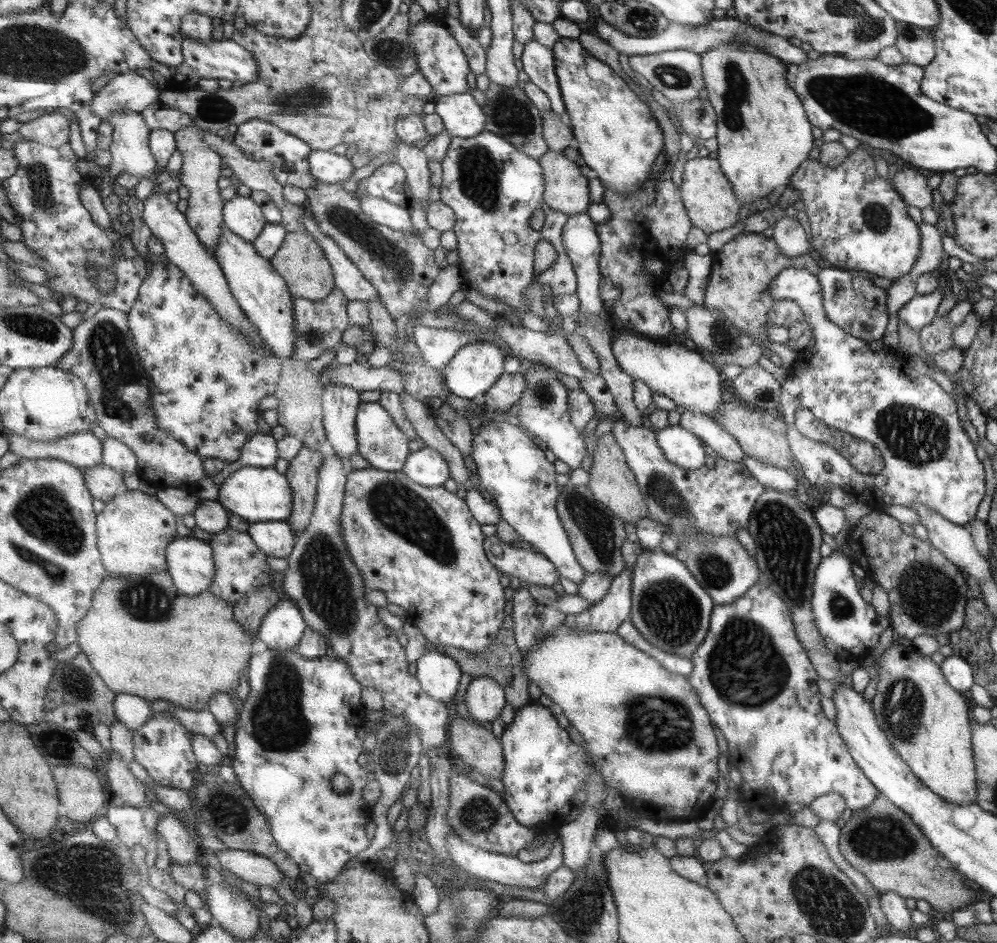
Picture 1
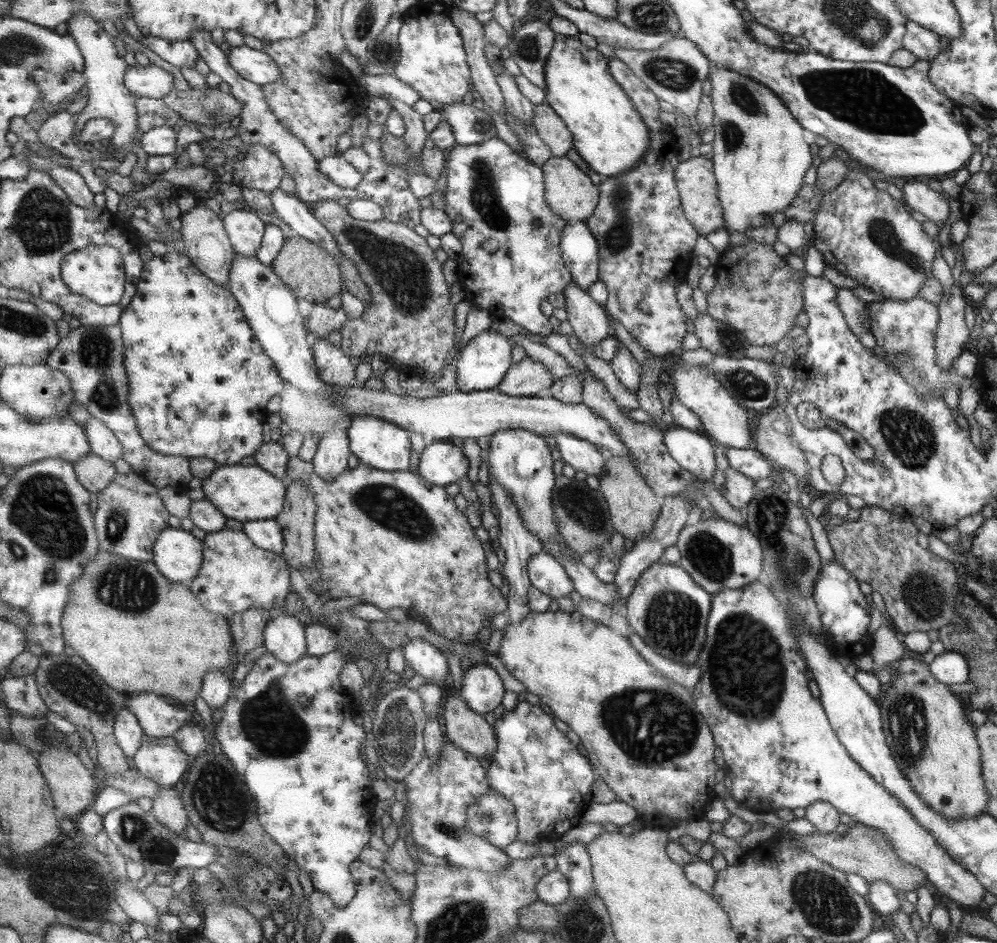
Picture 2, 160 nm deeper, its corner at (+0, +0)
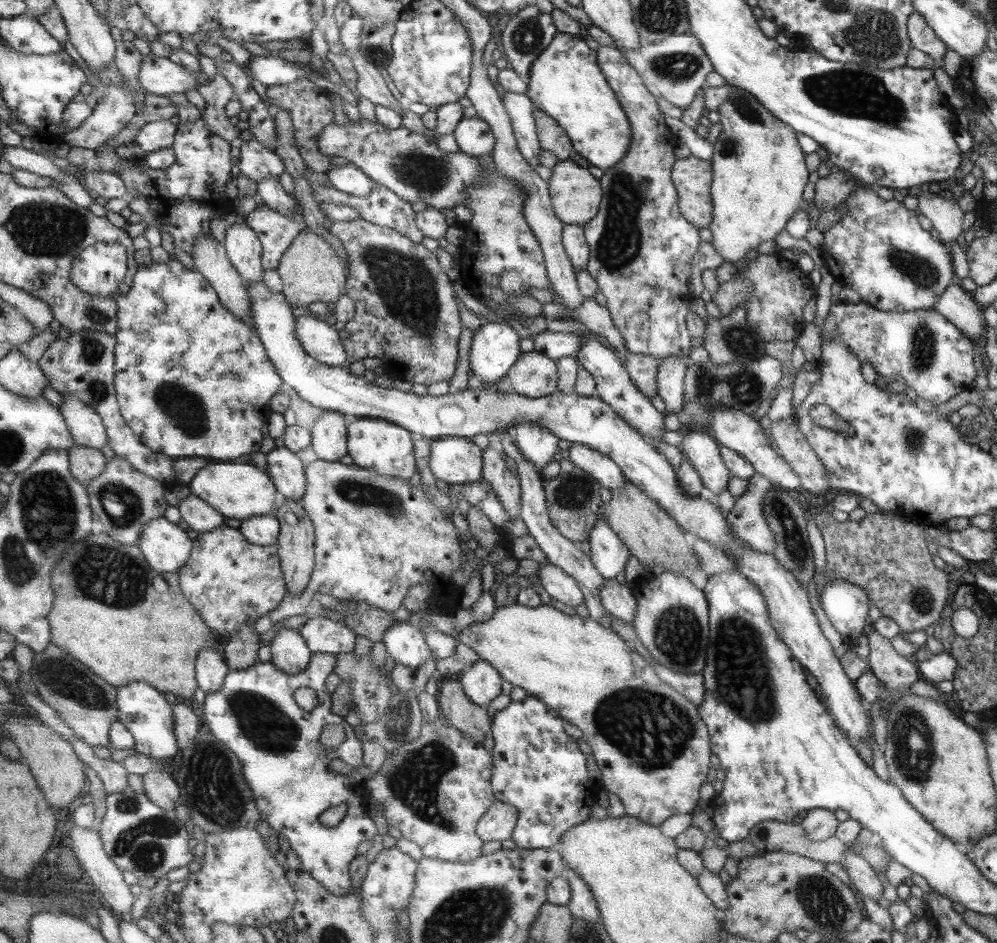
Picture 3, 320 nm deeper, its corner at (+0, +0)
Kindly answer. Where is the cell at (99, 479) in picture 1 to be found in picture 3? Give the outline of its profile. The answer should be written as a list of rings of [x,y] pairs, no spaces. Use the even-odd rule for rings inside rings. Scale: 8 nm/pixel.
[[[75,444],[68,451],[73,476],[84,485],[89,484],[107,468],[107,458],[101,449]]]

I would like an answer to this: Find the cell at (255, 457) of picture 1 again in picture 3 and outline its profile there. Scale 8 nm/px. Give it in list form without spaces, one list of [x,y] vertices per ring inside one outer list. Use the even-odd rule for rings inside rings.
[[[275,447],[266,454],[267,473],[276,484],[281,500],[300,500],[306,489],[303,464],[290,448]]]

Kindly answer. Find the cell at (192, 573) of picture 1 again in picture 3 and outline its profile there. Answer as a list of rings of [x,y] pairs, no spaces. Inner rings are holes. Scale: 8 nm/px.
[[[159,517],[145,524],[138,545],[154,570],[177,573],[191,559],[194,540],[177,523]]]

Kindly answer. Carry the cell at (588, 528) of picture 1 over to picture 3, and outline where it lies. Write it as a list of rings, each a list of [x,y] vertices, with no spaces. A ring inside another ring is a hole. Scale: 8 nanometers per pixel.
[[[574,467],[571,472],[559,471],[557,476],[544,483],[545,508],[555,530],[567,540],[581,543],[588,540],[596,520],[603,517],[603,506],[599,499],[600,484],[586,472]]]

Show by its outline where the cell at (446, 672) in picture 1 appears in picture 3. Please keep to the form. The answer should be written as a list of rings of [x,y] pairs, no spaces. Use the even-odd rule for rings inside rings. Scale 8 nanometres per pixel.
[[[397,621],[388,626],[382,634],[387,656],[397,664],[416,670],[419,664],[431,658],[423,633],[407,621]]]

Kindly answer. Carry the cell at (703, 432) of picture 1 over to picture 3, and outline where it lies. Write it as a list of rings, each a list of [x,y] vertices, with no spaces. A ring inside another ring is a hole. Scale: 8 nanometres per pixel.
[[[676,356],[660,358],[656,366],[656,395],[664,402],[666,412],[678,417],[682,409],[682,382],[686,367],[687,363]]]

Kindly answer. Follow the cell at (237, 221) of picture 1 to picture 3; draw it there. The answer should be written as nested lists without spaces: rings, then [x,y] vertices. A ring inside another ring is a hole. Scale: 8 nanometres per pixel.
[[[245,222],[231,225],[226,230],[225,238],[229,261],[246,280],[246,286],[263,280],[263,244],[259,235]]]

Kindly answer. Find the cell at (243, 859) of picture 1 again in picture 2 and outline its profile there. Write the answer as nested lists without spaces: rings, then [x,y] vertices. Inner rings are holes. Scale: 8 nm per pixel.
[[[129,802],[108,812],[104,816],[104,828],[126,858],[142,864],[147,870],[154,870],[157,875],[167,874],[176,868],[186,868],[189,871],[194,868],[207,868],[211,862],[215,862],[215,855],[219,855],[213,845],[192,842],[183,833],[173,832],[157,820],[153,811],[145,812],[137,802]]]

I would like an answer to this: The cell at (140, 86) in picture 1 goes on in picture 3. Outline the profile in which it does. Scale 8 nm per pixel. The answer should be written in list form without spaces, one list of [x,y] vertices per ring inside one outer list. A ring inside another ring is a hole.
[[[155,46],[144,57],[140,74],[145,92],[156,95],[181,94],[189,90],[198,90],[200,84],[206,82],[208,78],[203,70],[195,74],[173,62],[169,55]]]

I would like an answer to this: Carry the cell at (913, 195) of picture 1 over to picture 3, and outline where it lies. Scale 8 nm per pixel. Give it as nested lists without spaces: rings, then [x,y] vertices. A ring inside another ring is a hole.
[[[926,192],[917,198],[917,208],[937,231],[941,243],[955,241],[963,230],[963,212],[953,202],[940,198],[937,194]]]

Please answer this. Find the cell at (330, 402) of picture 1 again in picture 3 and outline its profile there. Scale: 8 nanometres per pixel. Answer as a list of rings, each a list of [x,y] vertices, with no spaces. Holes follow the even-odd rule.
[[[297,316],[297,336],[303,349],[309,356],[321,364],[337,366],[347,360],[344,345],[338,337],[338,332],[331,326],[332,321],[321,321],[314,316]]]

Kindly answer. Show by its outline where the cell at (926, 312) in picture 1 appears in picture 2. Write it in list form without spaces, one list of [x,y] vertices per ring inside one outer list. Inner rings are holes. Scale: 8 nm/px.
[[[920,296],[909,300],[879,300],[866,306],[869,317],[869,331],[873,333],[875,344],[884,350],[888,356],[895,356],[899,352],[908,355],[921,378],[920,389],[929,393],[941,393],[946,386],[958,387],[958,384],[976,374],[978,359],[973,353],[964,348],[944,371],[936,364],[936,327],[939,323],[939,310],[931,301],[923,300]]]

